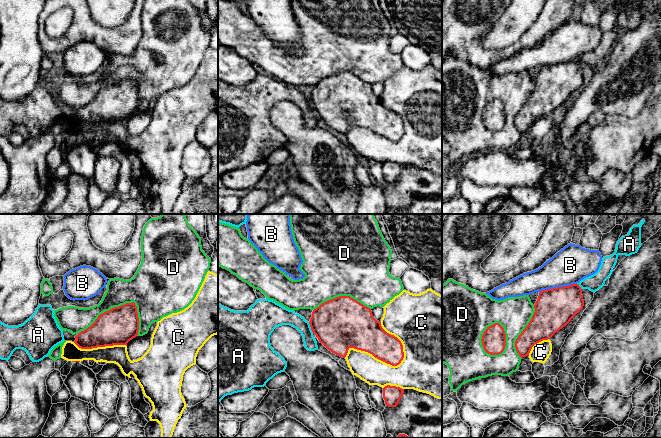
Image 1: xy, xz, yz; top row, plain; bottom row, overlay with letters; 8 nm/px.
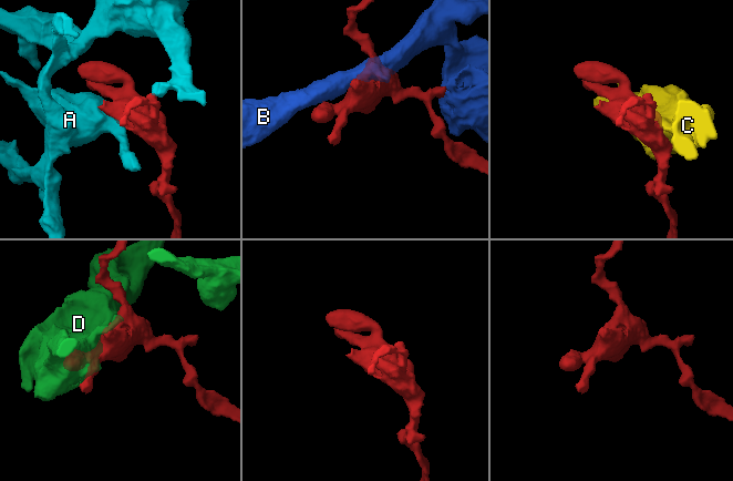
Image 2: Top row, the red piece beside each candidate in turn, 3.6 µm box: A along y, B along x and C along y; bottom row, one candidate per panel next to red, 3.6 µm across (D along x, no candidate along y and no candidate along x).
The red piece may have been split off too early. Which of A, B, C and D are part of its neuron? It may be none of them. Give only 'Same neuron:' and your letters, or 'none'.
Same neuron: none

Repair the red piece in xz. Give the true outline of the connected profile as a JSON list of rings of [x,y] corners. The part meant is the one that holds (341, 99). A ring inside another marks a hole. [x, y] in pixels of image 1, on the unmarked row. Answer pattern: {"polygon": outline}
{"polygon": [[[339,72],[322,79],[313,86],[309,100],[319,118],[342,134],[346,133],[350,124],[368,128],[392,142],[399,141],[404,134],[401,117],[382,104],[370,84],[350,72]]]}

